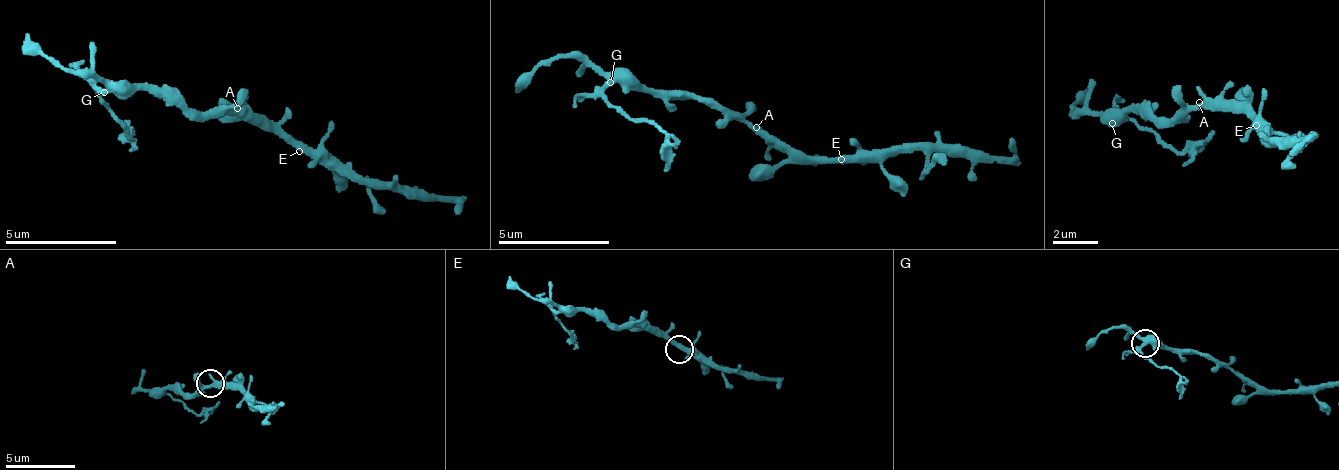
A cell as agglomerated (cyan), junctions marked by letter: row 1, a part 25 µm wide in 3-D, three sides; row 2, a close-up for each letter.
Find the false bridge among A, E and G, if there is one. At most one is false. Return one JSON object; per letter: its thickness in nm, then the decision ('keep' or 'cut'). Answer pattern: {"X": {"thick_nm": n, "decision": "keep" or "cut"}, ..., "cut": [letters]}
{"A": {"thick_nm": 260, "decision": "keep"}, "E": {"thick_nm": 300, "decision": "keep"}, "G": {"thick_nm": 360, "decision": "cut"}, "cut": ["G"]}

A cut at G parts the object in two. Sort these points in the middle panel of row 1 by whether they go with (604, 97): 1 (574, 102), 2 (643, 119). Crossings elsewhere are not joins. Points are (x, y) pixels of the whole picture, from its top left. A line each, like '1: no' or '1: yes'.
1: yes
2: yes

